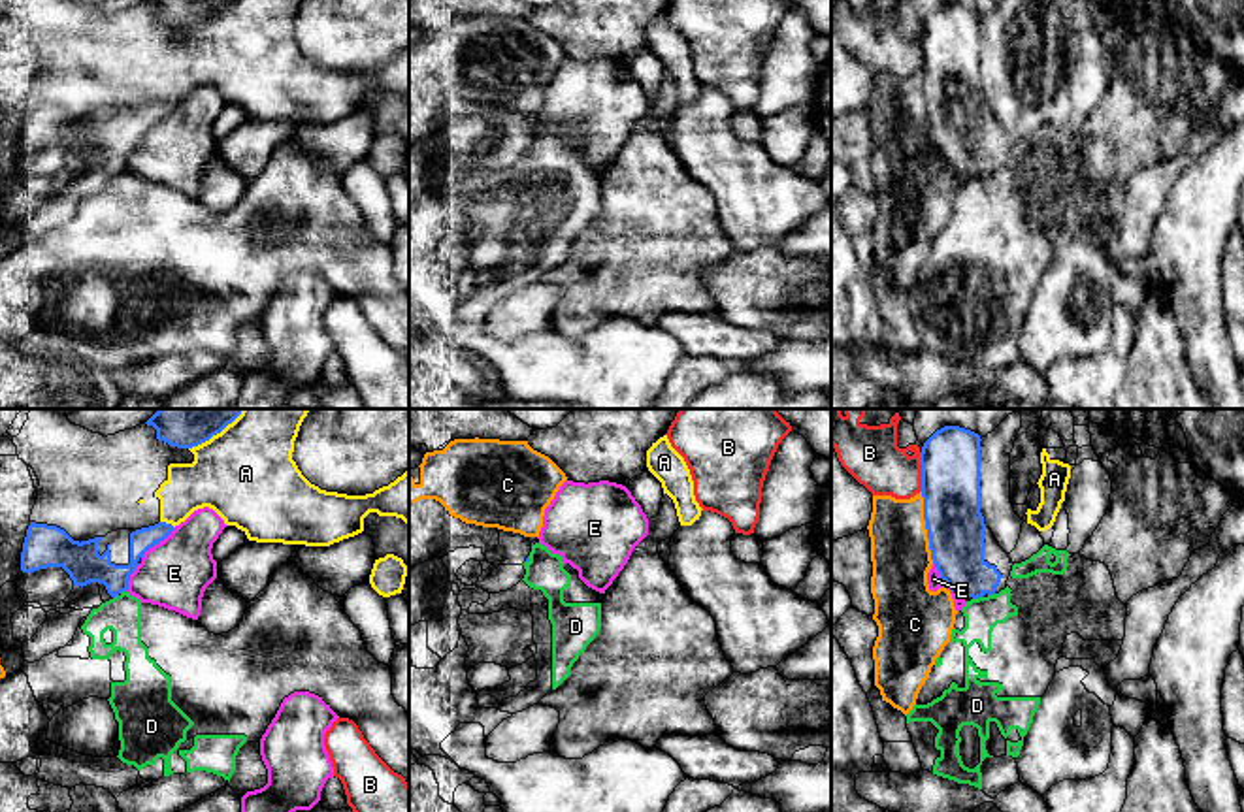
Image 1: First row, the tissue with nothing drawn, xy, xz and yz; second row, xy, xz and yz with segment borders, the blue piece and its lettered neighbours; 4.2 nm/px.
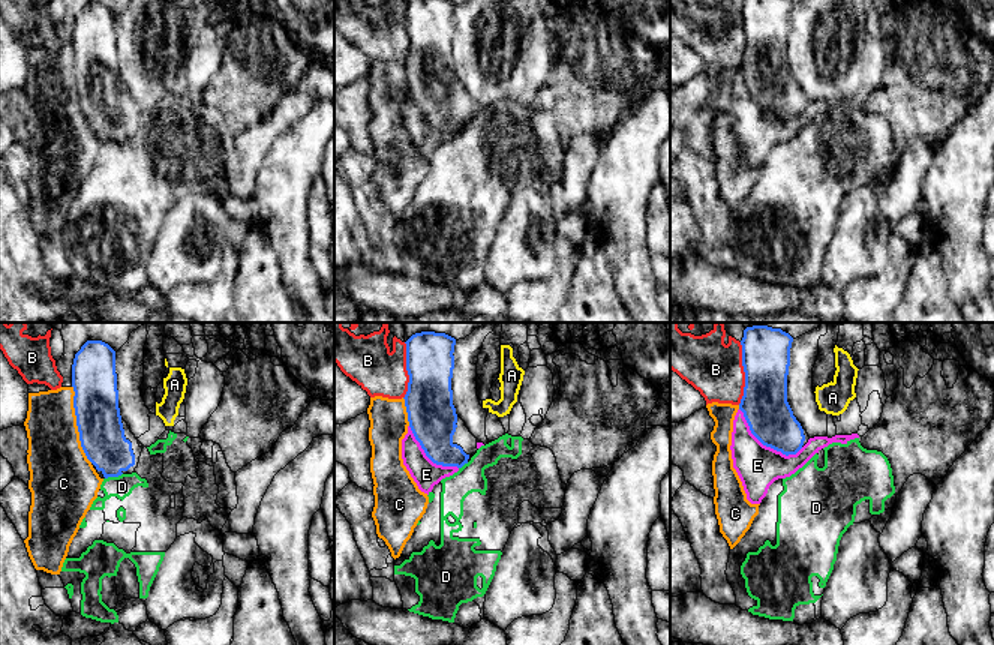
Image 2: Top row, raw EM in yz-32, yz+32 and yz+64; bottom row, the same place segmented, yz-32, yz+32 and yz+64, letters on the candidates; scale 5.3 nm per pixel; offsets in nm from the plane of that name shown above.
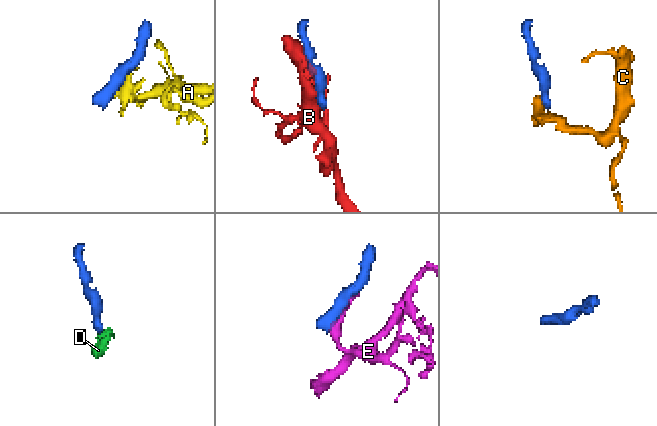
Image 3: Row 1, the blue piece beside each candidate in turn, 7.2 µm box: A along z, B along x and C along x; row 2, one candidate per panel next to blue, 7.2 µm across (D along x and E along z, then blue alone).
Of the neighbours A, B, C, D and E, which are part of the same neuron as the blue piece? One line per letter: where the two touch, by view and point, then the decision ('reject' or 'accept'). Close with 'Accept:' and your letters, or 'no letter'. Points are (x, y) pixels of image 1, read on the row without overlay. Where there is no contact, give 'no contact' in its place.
A: meets blue in xy at (168, 102); reject
B: meets blue in yz at (922, 49); reject
C: meets blue in yz at (926, 106); reject
D: meets blue in yz at (977, 176); reject
E: meets blue in xy at (157, 121); reject
Accept: no letter

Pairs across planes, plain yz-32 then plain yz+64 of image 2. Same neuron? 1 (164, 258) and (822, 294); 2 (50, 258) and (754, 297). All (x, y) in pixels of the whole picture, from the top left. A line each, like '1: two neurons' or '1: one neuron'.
1: two neurons
2: two neurons

